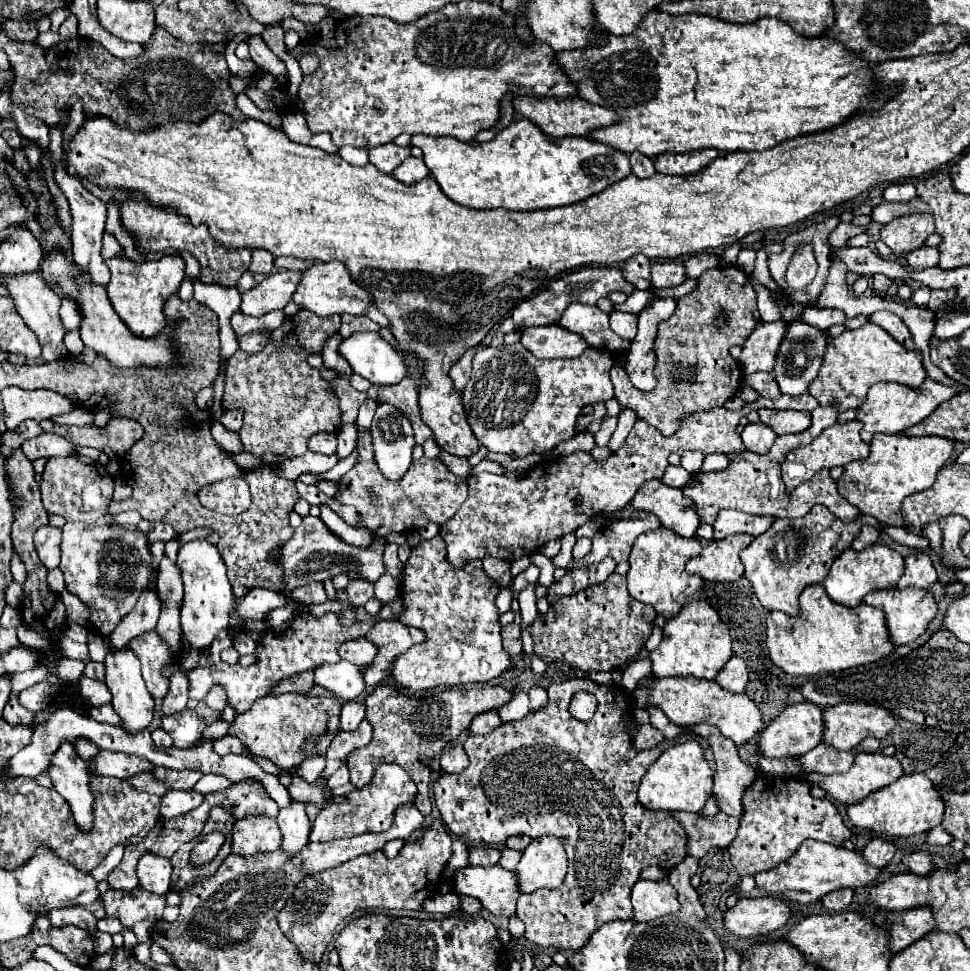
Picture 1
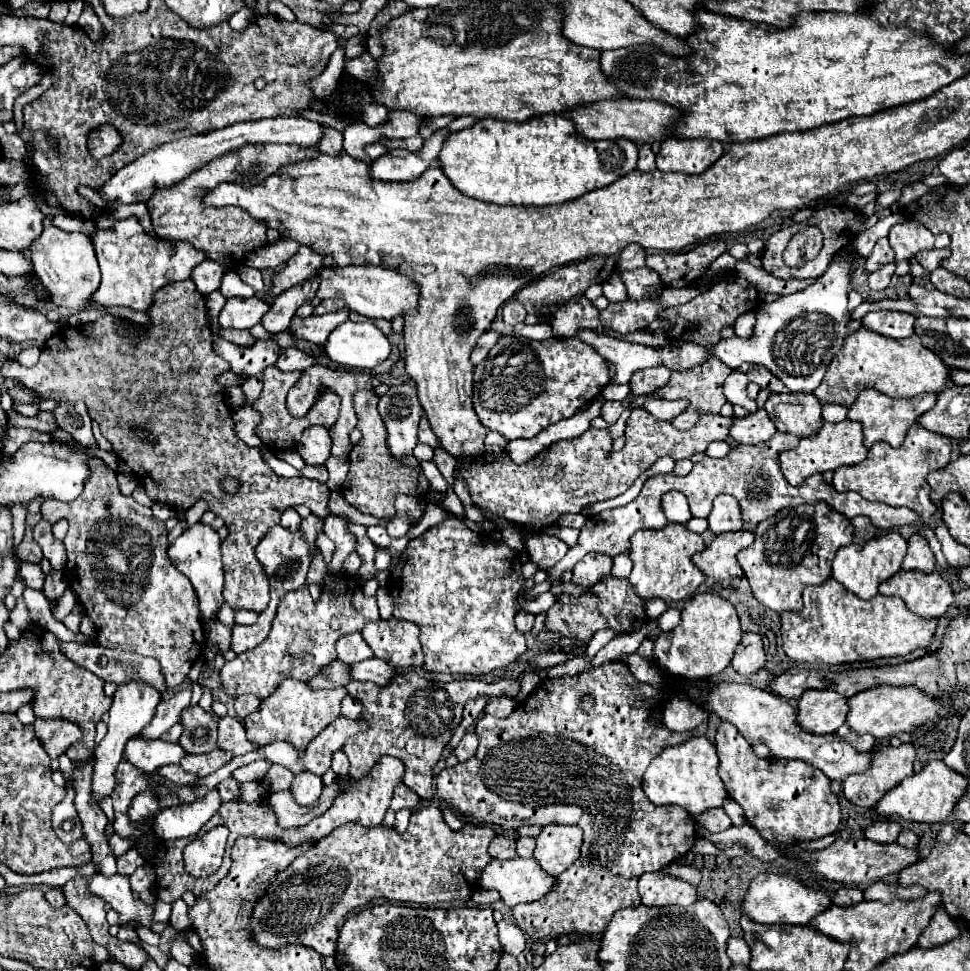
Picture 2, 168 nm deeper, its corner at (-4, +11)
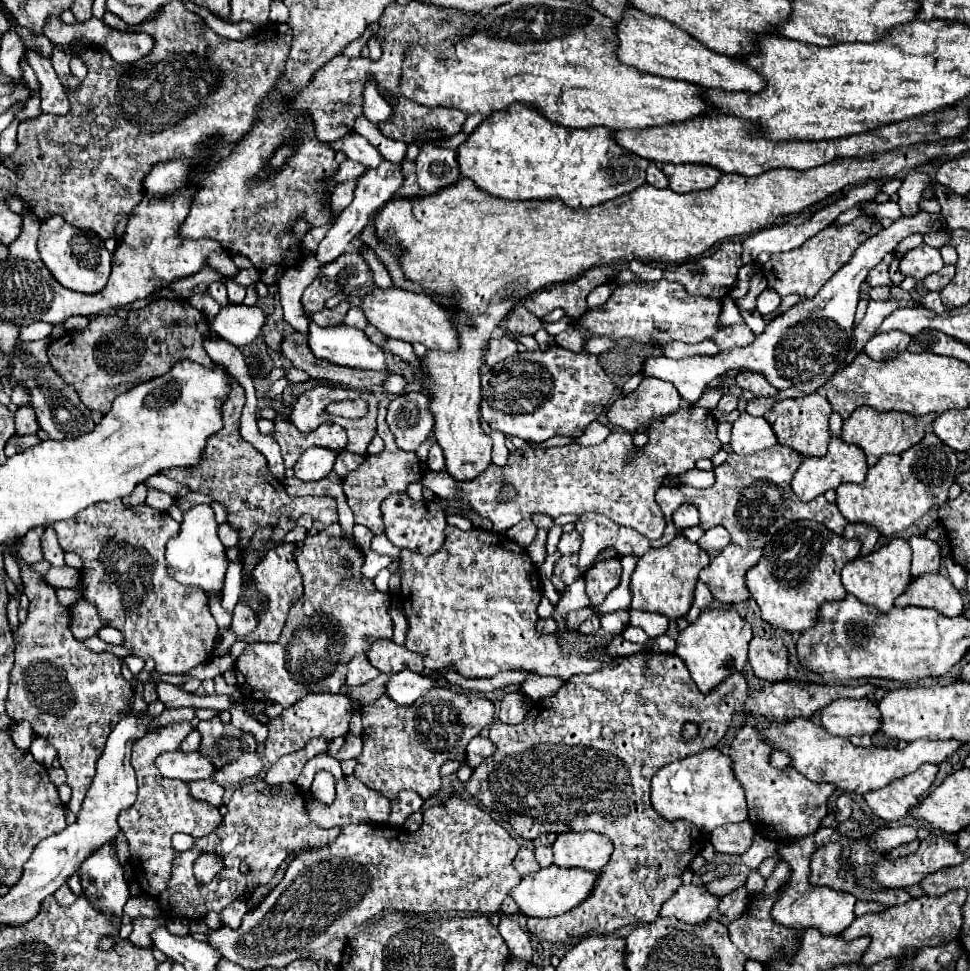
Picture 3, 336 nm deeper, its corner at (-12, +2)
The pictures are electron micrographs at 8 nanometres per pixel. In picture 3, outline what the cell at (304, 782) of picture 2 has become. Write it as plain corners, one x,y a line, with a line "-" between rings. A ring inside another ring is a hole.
318,771
314,781
312,781
312,787
310,787
310,793
314,799
318,799
320,803
332,803
334,801
334,777
332,773
328,771

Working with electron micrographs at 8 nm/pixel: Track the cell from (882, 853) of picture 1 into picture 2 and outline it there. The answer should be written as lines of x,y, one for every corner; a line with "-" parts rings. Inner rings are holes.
874,822
870,824
866,830
864,830
864,836
872,842
882,842
882,844
888,844
888,842
894,842
900,834
900,824
898,822

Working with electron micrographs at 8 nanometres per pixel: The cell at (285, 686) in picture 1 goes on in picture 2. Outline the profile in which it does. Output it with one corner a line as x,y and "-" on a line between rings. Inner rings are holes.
336,660
330,666
326,666
326,670
320,670
308,684
312,688
338,688
338,686
348,686
350,680
352,680
350,668

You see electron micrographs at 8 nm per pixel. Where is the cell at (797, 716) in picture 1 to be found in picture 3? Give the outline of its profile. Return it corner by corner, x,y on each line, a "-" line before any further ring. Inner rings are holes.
836,699
820,711
822,727
836,737
874,735
878,731
880,713
872,699

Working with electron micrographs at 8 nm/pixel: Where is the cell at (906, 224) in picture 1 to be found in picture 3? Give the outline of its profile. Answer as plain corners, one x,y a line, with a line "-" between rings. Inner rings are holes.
922,243
916,249
910,249
902,259
900,259
900,271
908,277
924,279
930,273
940,271
944,265
942,255
938,249

